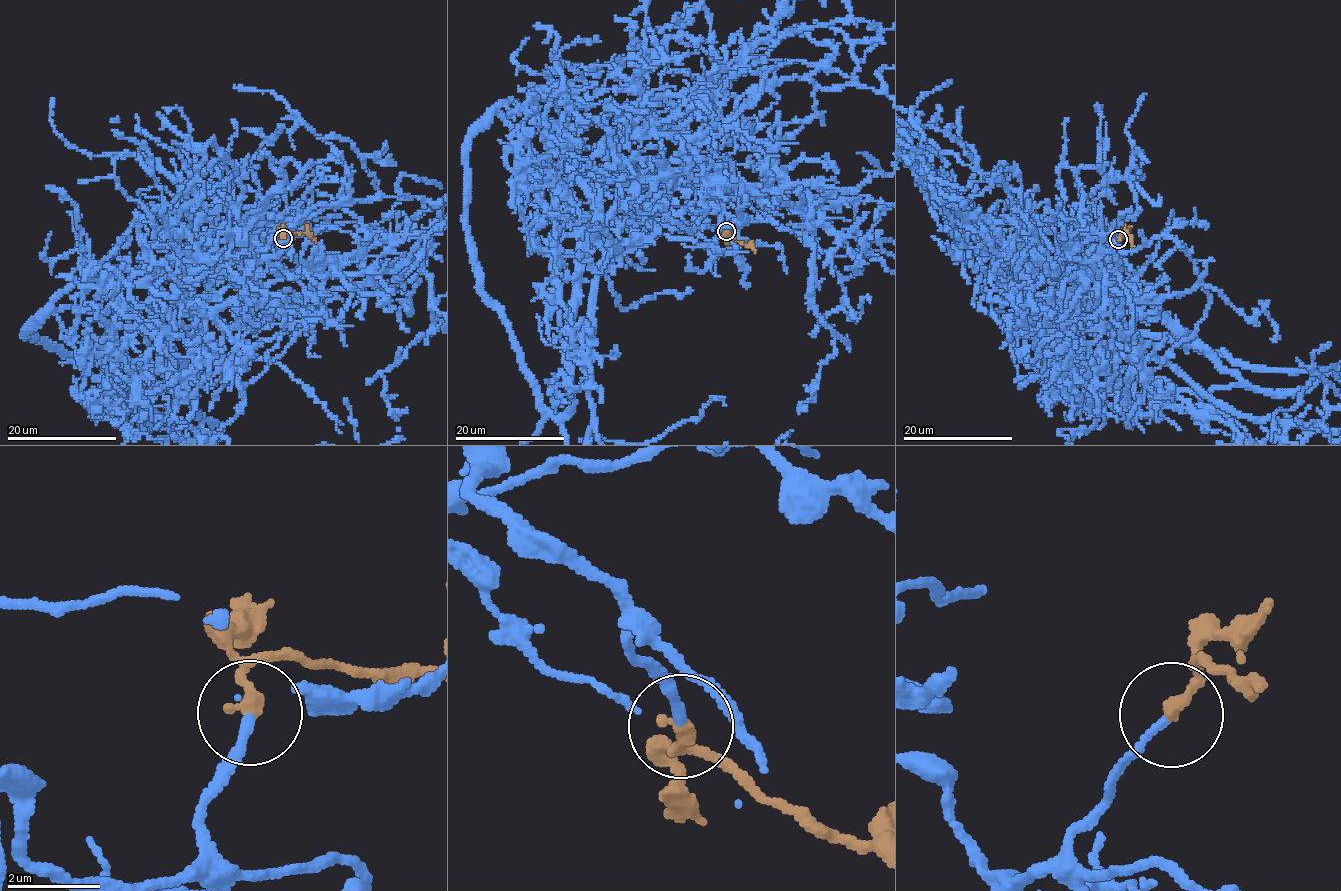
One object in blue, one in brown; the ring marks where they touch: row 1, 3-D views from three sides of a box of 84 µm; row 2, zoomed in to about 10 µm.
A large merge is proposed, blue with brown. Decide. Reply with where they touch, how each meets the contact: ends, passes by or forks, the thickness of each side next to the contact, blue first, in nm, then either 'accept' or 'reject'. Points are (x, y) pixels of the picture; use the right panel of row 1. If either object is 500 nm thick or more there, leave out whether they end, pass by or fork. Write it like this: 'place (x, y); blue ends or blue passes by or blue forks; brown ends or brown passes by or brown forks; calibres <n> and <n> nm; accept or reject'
place (1118, 239); blue ends; brown ends; calibres 170 and 320 nm; accept

